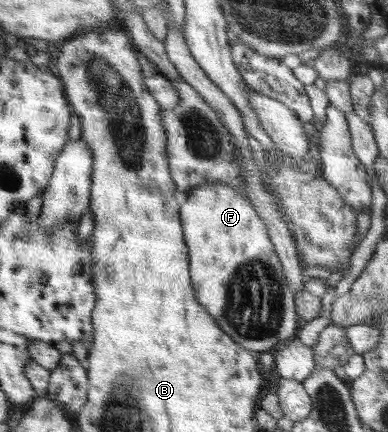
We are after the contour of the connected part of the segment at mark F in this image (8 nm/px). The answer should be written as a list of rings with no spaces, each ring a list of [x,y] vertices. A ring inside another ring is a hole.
[[[199,185],[181,199],[181,227],[189,254],[191,285],[199,305],[233,341],[252,352],[269,352],[277,343],[294,339],[301,322],[295,311],[294,294],[289,289],[280,259],[275,254],[264,221],[249,198],[229,185]]]

